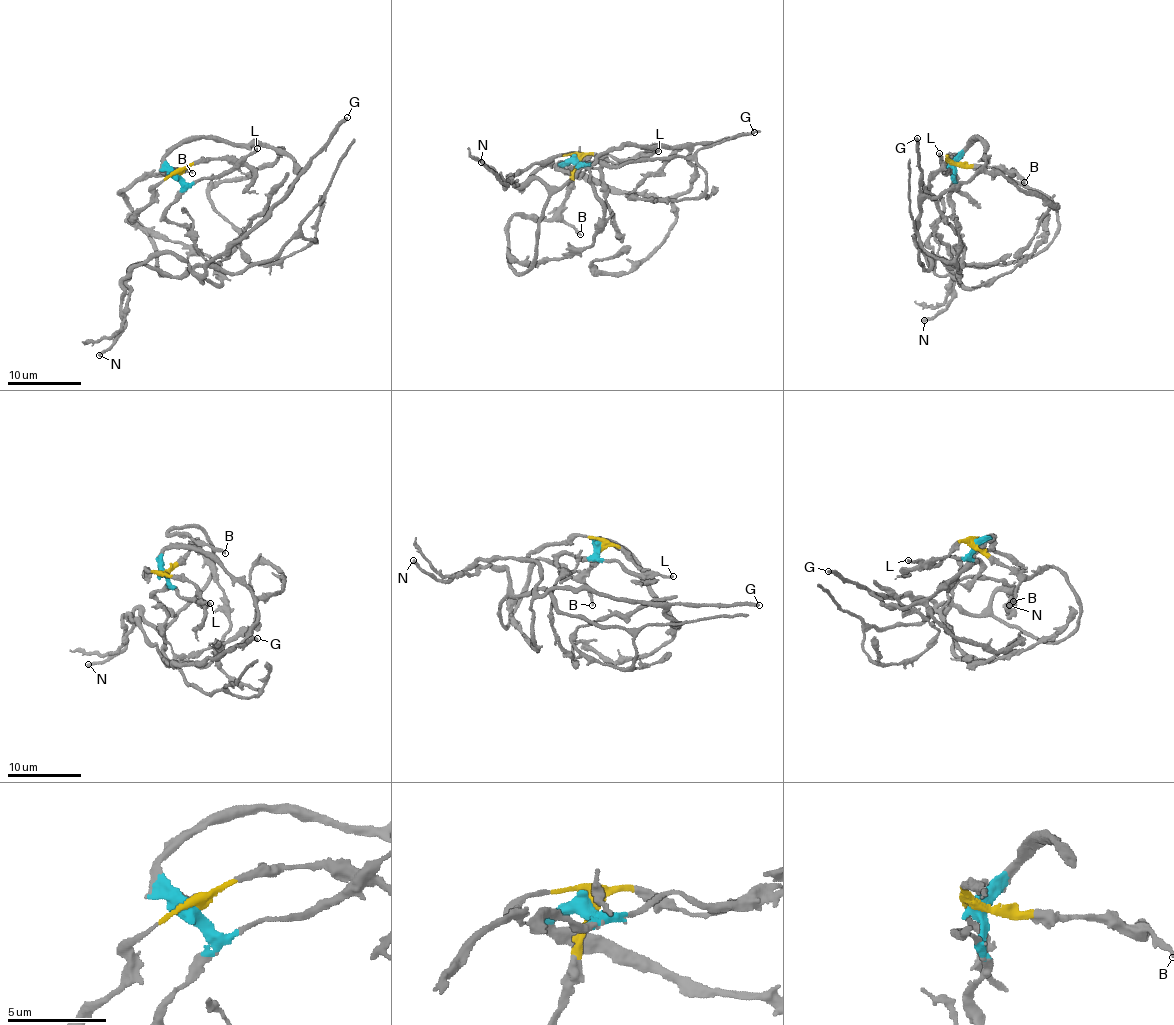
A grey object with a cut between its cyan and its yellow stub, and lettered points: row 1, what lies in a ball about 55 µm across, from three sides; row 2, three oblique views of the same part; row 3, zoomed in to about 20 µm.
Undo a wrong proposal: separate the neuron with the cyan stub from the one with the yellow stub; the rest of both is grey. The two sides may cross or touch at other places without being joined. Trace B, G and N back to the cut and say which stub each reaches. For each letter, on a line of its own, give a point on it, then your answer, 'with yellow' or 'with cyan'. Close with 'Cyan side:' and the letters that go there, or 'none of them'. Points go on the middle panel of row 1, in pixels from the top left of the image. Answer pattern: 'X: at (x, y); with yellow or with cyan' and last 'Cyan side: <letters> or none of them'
B: at (580, 234); with yellow
G: at (754, 132); with cyan
N: at (481, 162); with cyan
Cyan side: G, N

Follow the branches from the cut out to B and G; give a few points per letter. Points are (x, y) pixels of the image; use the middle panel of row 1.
B: (576, 160), (562, 218), (580, 234)
G: (576, 160), (563, 168), (583, 179), (677, 196), (690, 187), (695, 172), (689, 153), (697, 142), (753, 132)

